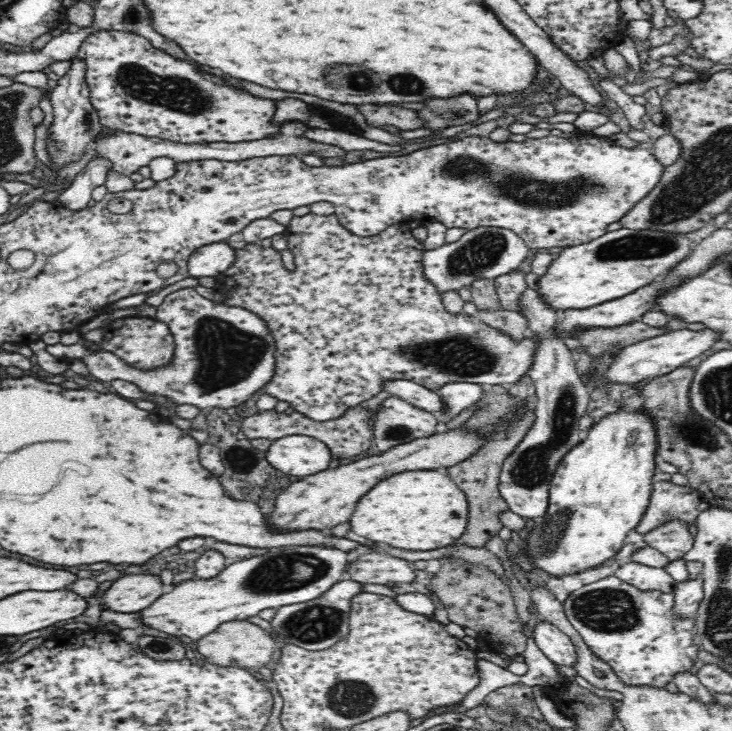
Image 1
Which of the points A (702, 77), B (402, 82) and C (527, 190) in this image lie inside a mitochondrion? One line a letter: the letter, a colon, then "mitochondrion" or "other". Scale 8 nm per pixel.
A: other
B: mitochondrion
C: mitochondrion

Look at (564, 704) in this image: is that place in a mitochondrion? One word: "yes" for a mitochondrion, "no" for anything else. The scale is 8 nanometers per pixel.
no

